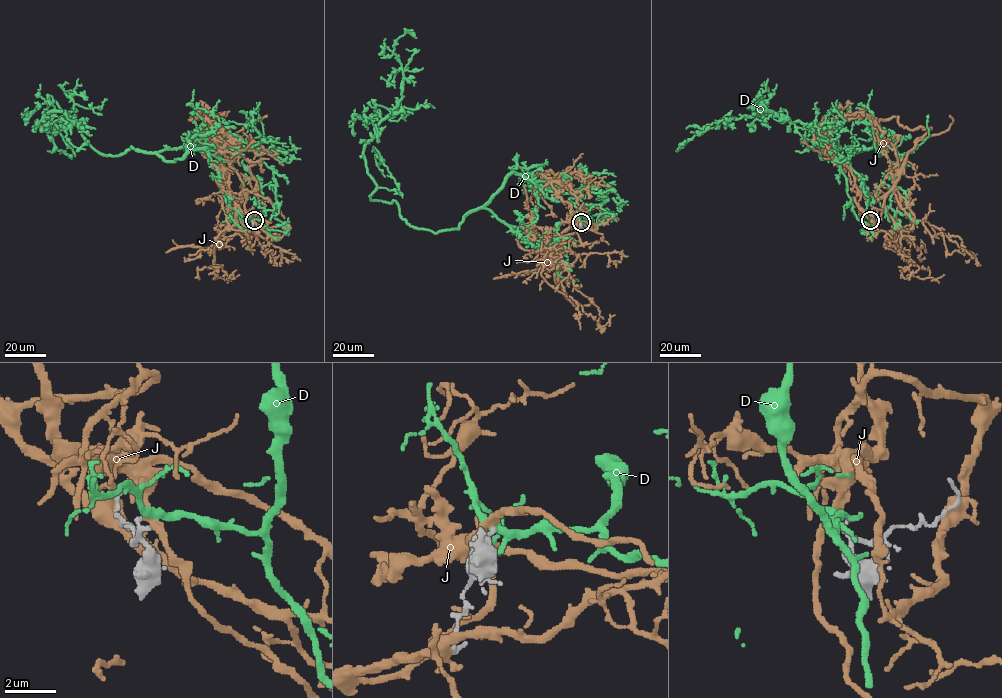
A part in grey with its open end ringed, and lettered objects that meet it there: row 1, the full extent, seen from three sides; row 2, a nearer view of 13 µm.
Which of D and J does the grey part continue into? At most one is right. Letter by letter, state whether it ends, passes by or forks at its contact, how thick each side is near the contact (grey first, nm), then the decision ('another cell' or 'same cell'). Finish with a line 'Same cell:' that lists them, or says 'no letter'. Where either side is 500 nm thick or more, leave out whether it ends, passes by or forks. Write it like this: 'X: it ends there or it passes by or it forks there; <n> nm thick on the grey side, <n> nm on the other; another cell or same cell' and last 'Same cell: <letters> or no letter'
D: it forks there; 120 nm thick on the grey side, 240 nm on the other; same cell
J: it passes by; 120 nm thick on the grey side, 240 nm on the other; another cell
Same cell: D

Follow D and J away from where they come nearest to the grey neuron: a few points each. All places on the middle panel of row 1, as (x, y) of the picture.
D: (581, 222), (593, 220), (514, 172), (436, 233), (372, 201), (363, 147), (401, 97), (394, 42), (416, 38)
J: (581, 222), (580, 229), (555, 245), (568, 271), (561, 282), (564, 292), (601, 326), (614, 315)

